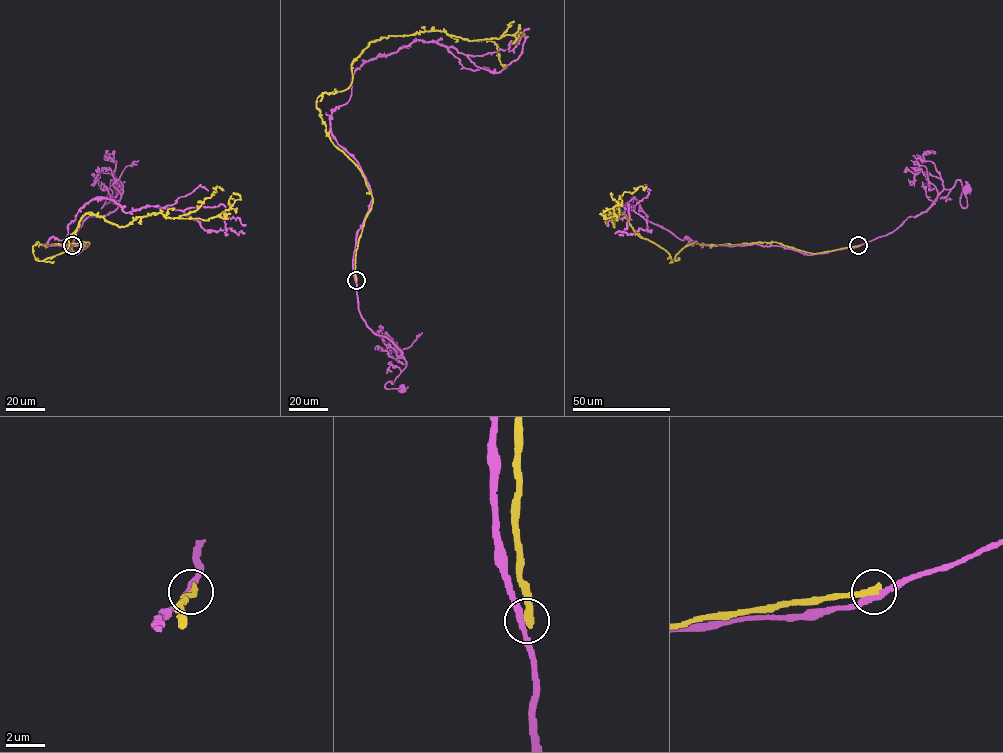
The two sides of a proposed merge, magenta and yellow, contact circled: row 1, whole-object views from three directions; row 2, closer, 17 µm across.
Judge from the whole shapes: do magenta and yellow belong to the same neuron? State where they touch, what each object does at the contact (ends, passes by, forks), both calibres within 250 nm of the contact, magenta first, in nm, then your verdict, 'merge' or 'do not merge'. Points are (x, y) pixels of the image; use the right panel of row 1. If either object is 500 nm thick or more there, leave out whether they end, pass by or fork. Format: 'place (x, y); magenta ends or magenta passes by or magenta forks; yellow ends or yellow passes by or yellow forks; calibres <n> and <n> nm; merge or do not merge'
place (858, 245); magenta passes by; yellow ends; calibres 280 and 400 nm; do not merge

